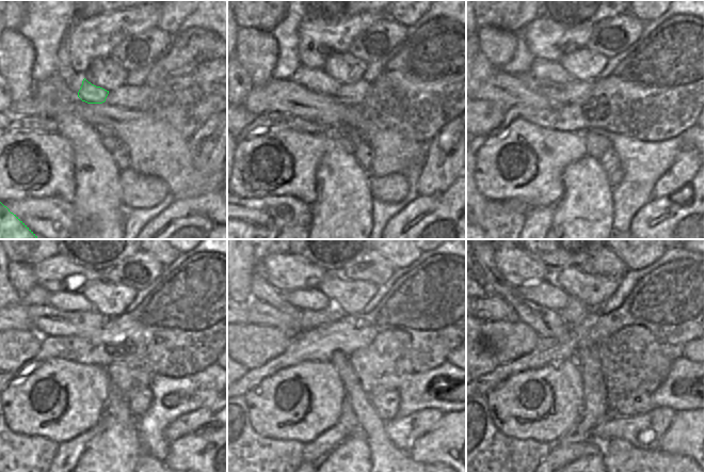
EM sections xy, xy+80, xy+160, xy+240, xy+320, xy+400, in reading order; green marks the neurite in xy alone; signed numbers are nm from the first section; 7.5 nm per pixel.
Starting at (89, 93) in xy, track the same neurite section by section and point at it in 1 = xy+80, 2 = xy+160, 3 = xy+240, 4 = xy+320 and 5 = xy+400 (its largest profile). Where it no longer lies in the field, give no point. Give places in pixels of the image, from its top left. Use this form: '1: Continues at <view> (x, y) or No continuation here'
1: Continues at xy+80 (316, 80)
2: Continues at xy+160 (543, 69)
3: Continues at xy+240 (62, 300)
4: Continues at xy+320 (314, 299)
5: Continues at xy+400 (548, 294).

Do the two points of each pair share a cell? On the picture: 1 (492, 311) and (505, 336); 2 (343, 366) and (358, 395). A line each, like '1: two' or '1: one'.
1: two
2: one

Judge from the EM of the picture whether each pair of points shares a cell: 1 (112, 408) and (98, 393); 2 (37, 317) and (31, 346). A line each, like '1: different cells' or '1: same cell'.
1: different cells
2: different cells

